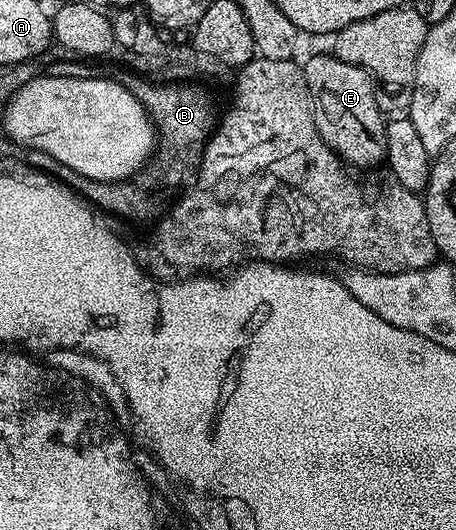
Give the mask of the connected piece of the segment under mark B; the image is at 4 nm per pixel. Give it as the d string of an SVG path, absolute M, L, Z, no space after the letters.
M127 71L115 73L114 79L126 86L126 90L130 90L130 94L134 94L134 98L142 102L142 106L152 117L158 133L154 163L137 172L131 180L122 180L114 184L91 180L77 172L68 172L67 187L101 213L113 212L124 220L137 220L140 224L151 225L159 221L177 197L195 180L204 146L218 123L218 108L216 112L216 104L212 101L211 94L204 89L203 83L157 82L135 71Z

